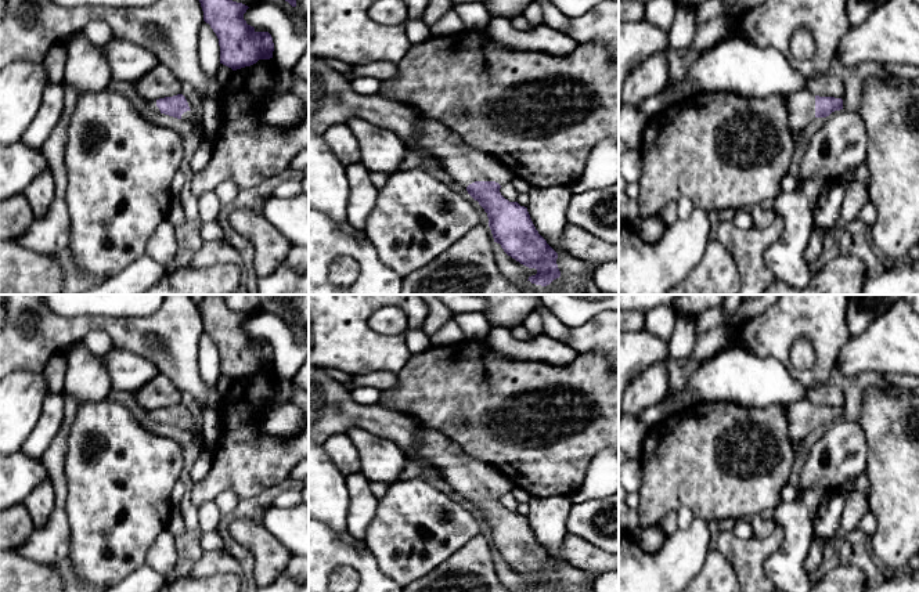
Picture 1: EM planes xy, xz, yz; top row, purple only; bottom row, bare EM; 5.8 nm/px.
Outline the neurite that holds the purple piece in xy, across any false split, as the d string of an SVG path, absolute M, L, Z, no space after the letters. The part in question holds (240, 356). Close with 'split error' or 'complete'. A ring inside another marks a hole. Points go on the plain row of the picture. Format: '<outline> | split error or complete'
M206 295L198 310L203 321L203 331L210 335L219 349L220 373L237 380L259 369L273 368L271 344L256 342L246 333L244 324L249 317L230 310L223 295Z | complete

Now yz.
M799 400L785 407L792 443L804 440L815 427L826 427L843 419L843 409L814 405L808 400Z | split error

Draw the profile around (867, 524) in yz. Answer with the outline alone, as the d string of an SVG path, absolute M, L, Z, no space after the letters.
M868 512L858 523L857 530L862 531L866 539L876 531L876 517Z

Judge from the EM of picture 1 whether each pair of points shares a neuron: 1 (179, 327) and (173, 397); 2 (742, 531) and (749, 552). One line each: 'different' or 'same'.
1: different
2: different

